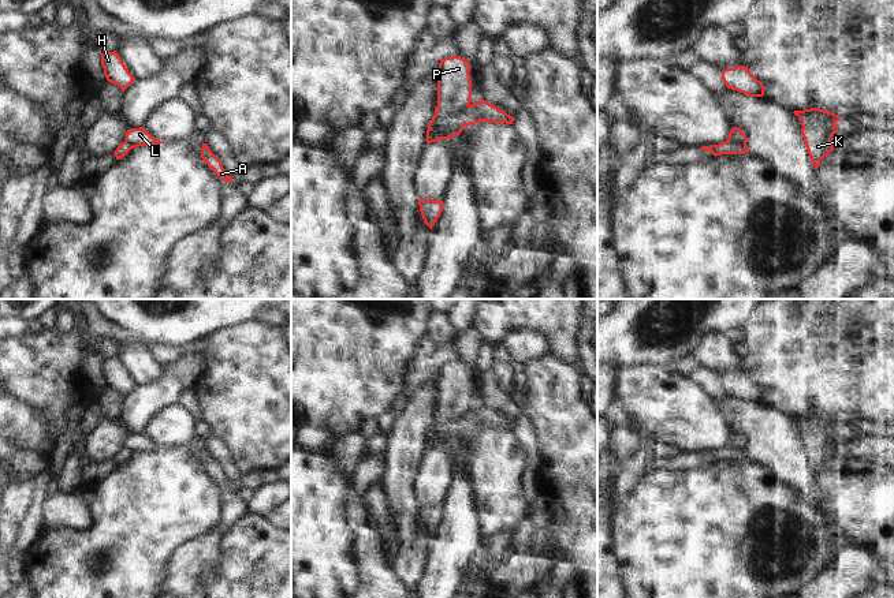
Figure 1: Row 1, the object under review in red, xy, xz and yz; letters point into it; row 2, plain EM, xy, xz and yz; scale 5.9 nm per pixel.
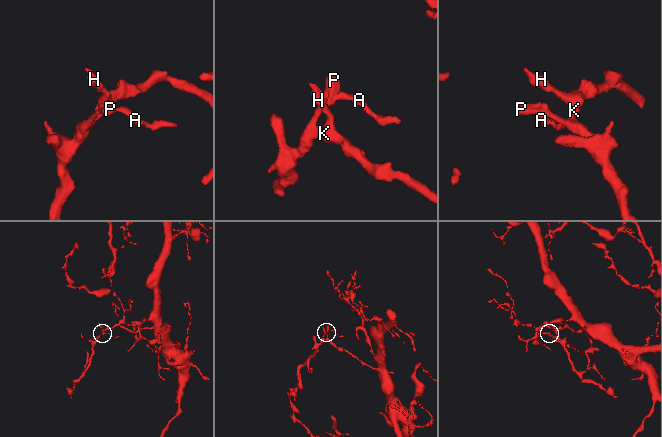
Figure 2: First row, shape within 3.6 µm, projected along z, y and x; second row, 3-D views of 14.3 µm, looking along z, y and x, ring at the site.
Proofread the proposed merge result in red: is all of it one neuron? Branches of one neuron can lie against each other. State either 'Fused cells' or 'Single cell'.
Single cell

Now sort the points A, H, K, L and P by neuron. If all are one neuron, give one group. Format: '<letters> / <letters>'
A H K L P

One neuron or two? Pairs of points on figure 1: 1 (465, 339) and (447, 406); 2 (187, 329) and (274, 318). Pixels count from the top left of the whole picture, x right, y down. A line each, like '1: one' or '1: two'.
1: one
2: one

